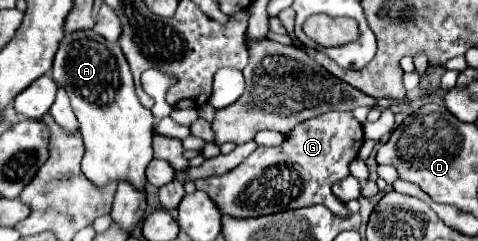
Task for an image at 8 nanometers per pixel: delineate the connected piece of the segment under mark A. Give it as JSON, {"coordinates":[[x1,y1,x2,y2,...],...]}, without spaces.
{"coordinates":[[80,30,64,36,54,58,52,78,60,82,72,102,84,138,82,172,94,186,110,182,128,182,138,192,146,192,146,166,152,160,154,116,134,94,130,66,118,46,92,30]]}

